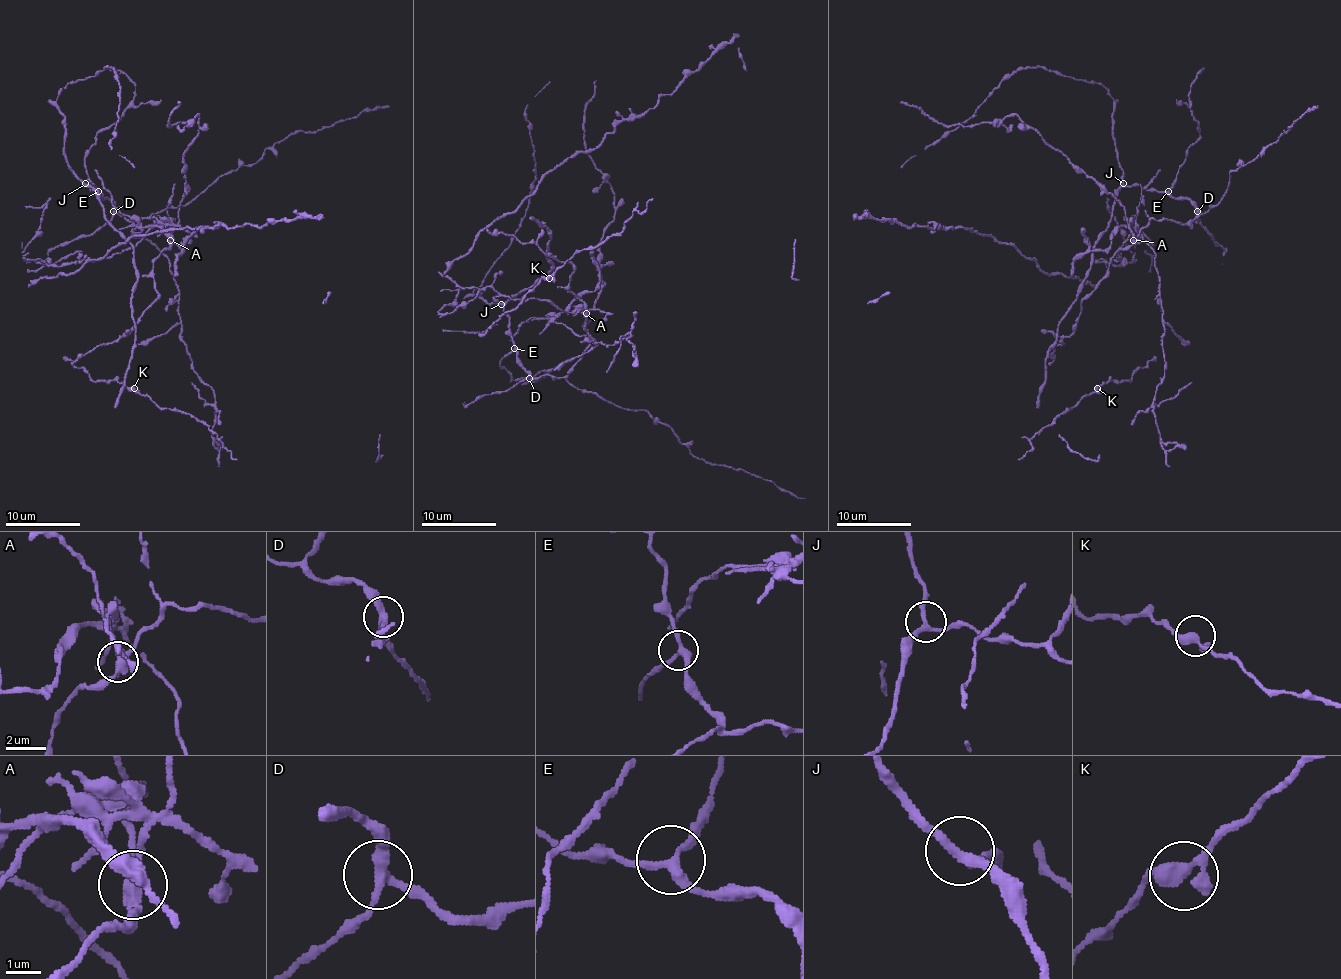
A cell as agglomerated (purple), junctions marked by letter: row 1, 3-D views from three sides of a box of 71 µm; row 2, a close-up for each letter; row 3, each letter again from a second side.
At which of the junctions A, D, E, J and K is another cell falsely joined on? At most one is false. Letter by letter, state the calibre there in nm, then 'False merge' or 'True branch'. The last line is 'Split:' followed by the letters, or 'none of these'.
A: Thickness 320 nm. False merge
D: Thickness 260 nm. True branch
E: Thickness 260 nm. True branch
J: Thickness 240 nm. True branch
K: Thickness 300 nm. True branch
Split: A

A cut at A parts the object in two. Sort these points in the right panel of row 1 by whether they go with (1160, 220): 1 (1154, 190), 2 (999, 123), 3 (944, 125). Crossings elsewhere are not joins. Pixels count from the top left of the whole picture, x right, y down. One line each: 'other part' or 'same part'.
1: same part
2: other part
3: other part

